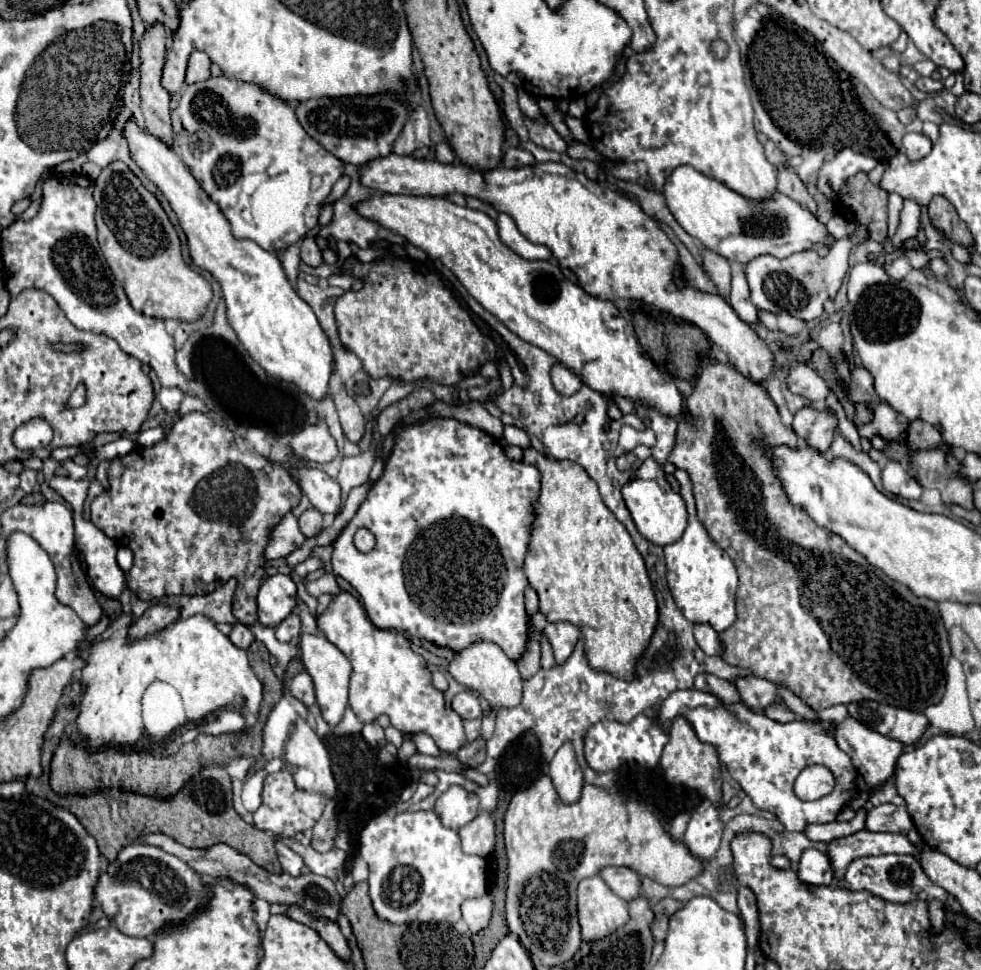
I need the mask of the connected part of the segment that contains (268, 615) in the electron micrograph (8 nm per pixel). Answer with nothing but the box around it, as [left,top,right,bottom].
[256,573,298,627]

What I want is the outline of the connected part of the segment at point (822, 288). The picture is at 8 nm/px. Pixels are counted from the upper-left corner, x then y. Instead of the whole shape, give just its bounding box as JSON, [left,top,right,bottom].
[746,239,856,321]

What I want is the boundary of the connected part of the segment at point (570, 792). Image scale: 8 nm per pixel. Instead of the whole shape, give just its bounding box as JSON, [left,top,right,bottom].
[548,741,584,803]

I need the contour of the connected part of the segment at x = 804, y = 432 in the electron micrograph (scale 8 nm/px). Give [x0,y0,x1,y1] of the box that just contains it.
[792,407,838,451]

